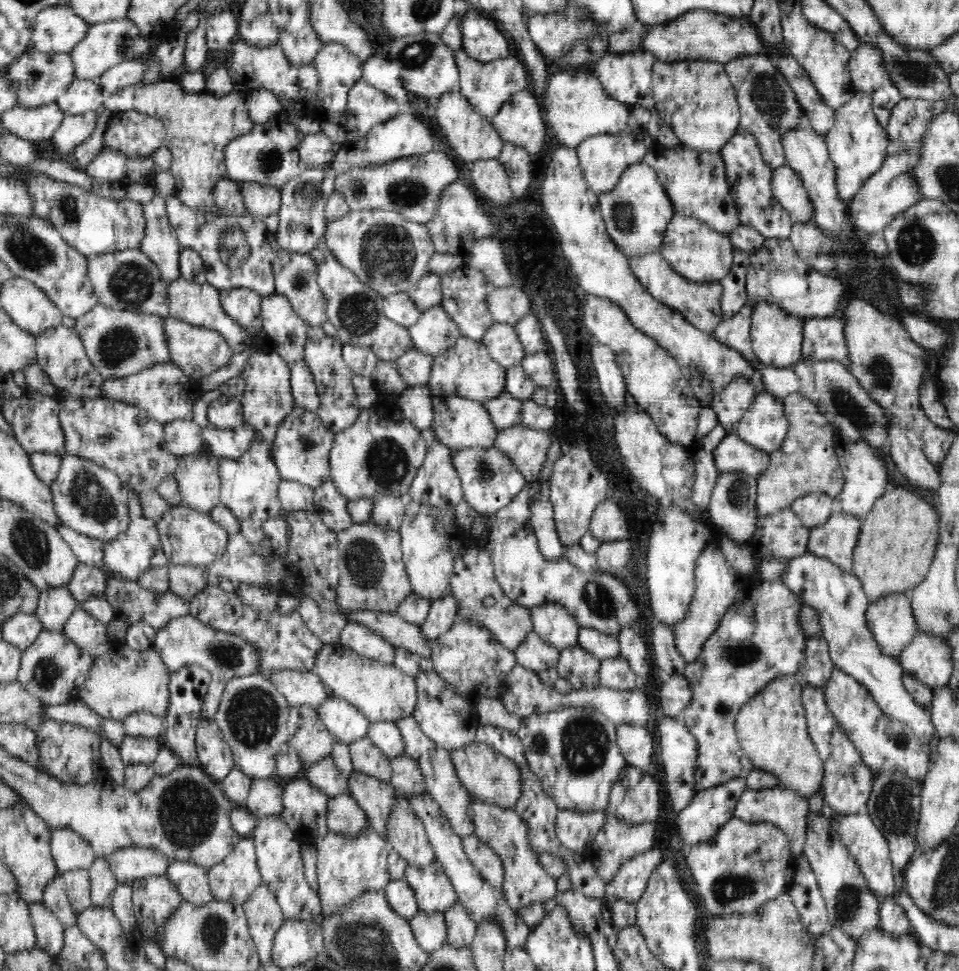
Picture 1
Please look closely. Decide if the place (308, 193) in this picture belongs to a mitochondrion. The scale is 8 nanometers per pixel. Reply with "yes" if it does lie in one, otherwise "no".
yes

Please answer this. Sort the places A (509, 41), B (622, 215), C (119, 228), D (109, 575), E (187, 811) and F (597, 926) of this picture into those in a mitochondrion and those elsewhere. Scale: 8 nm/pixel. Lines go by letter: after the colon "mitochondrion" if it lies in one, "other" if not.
A: other
B: mitochondrion
C: other
D: other
E: mitochondrion
F: other

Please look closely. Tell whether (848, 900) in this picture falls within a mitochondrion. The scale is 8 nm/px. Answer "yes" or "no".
yes

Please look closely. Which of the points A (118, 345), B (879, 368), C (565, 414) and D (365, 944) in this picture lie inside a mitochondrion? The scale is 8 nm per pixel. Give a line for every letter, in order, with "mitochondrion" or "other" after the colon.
A: mitochondrion
B: mitochondrion
C: other
D: mitochondrion

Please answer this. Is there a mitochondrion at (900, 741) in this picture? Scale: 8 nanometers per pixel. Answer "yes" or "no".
no

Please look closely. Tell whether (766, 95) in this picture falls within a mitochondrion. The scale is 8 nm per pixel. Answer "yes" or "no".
yes

